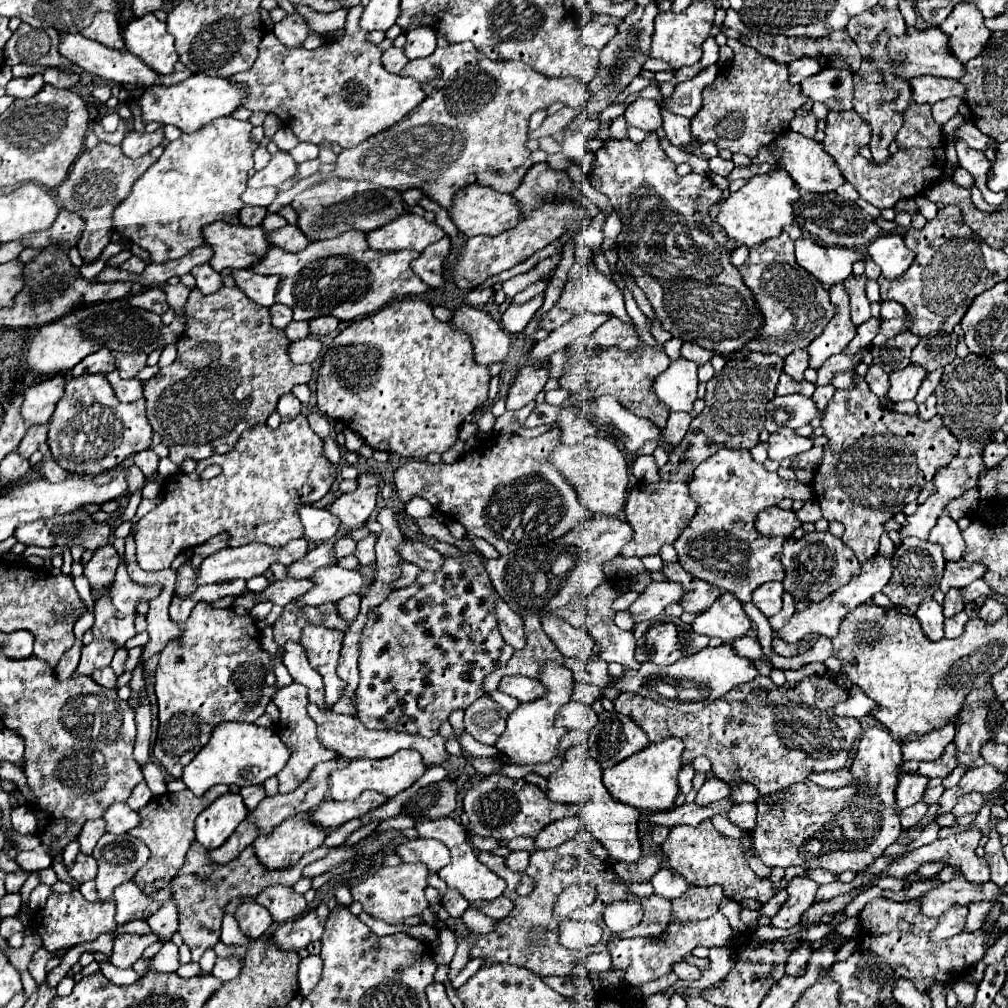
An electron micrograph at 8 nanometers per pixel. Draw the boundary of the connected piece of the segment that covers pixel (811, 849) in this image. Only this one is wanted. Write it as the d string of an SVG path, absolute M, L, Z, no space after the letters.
M868 728L862 734L850 768L856 780L850 786L826 790L806 780L784 790L794 794L788 804L756 802L758 824L752 830L756 856L766 866L802 866L806 870L824 868L834 874L846 870L862 872L880 858L902 832L898 814L892 812L894 788L898 784L896 764L900 762L900 742L892 738L886 728Z

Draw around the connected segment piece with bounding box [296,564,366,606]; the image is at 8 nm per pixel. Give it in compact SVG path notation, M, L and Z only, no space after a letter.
M338 564L320 568L310 580L314 580L312 592L296 600L296 604L320 606L326 602L338 602L348 594L358 594L366 586L366 576L360 570L346 570Z

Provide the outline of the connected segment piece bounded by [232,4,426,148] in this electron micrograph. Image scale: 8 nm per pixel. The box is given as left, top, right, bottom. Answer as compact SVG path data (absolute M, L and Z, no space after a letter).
M354 6L348 10L346 20L346 34L338 42L326 42L320 48L306 50L306 48L284 48L276 40L272 32L268 32L260 46L258 46L258 58L254 66L248 72L232 76L236 82L246 82L250 86L248 100L244 100L244 106L252 112L272 112L276 114L292 132L298 136L300 142L312 142L312 144L340 144L342 148L358 146L362 140L384 132L398 120L402 120L410 110L414 110L426 96L426 92L420 88L420 84L412 78L404 78L400 74L392 74L382 66L382 50L368 40L368 32L358 26L358 20L362 16L364 6Z

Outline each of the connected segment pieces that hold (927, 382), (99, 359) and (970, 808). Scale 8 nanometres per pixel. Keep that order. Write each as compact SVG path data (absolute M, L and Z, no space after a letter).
M938 368L927 374L918 390L917 396L914 399L917 405L924 403L926 399L934 392L934 389L940 383L942 372L942 368Z
M102 348L100 352L94 352L92 356L86 356L80 364L76 364L76 368L72 368L72 376L84 376L84 374L108 374L114 372L116 364L114 364L114 356L112 352L108 352L108 348Z
M972 794L972 796L964 796L964 800L952 808L952 814L954 816L966 816L966 814L976 814L982 806L986 804L986 796L980 796L980 794Z

